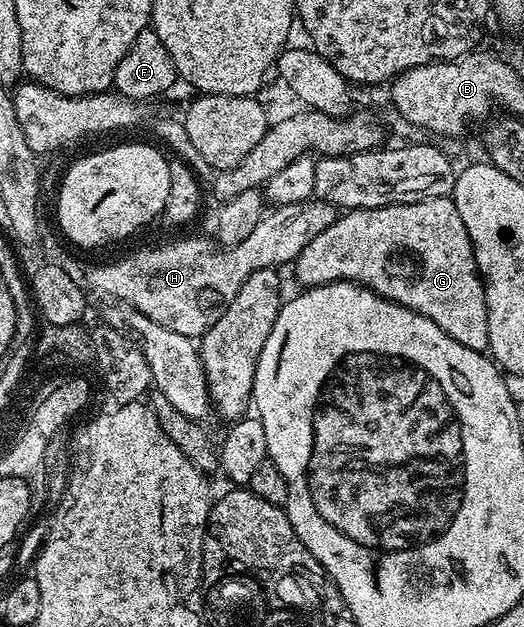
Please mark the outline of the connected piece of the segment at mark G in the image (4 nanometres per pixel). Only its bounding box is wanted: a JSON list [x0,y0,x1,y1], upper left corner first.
[293,196,489,353]

